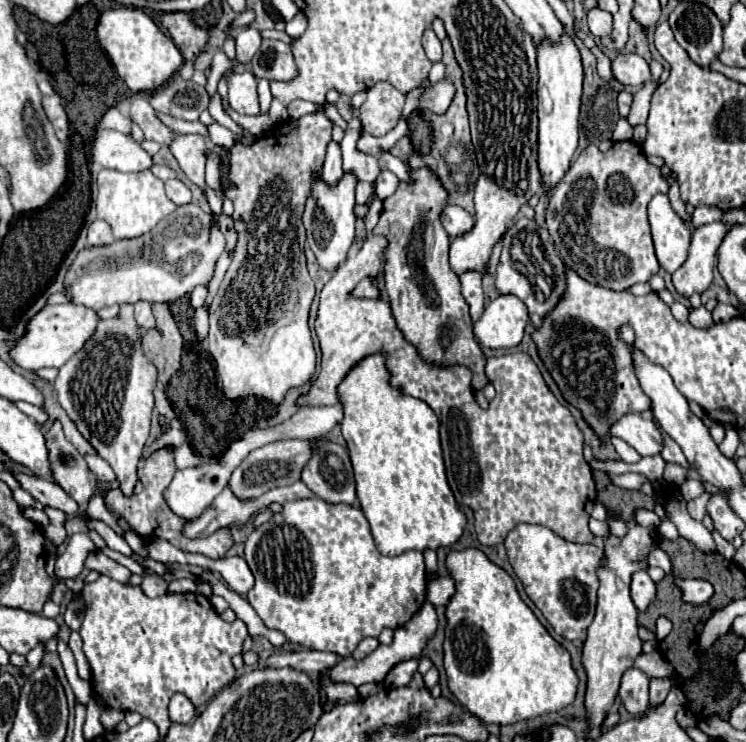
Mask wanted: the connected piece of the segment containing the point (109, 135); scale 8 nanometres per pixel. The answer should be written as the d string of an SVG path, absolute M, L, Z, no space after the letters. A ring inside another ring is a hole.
M104 129L94 133L92 159L116 171L140 171L152 165L152 157L130 135Z

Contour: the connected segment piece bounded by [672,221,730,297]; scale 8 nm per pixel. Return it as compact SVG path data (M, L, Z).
M722 221L704 225L694 229L690 253L686 263L672 275L672 283L676 293L682 297L690 297L694 293L702 295L712 283L712 269L716 263L716 249L730 225Z

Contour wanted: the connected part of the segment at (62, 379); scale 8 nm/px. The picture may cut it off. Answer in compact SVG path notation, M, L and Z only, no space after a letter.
M122 305L112 319L100 319L94 335L60 367L54 381L58 403L76 423L82 437L108 461L120 481L120 489L128 495L132 495L136 467L150 433L156 381L158 369L142 349L132 305Z

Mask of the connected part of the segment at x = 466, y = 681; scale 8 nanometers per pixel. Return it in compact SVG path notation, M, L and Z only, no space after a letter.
M476 547L450 551L446 557L446 569L456 583L456 591L446 605L444 669L448 689L456 695L456 699L472 715L492 725L512 725L570 705L576 697L578 685L578 677L570 665L570 655L552 639L530 607L520 599L514 579Z

